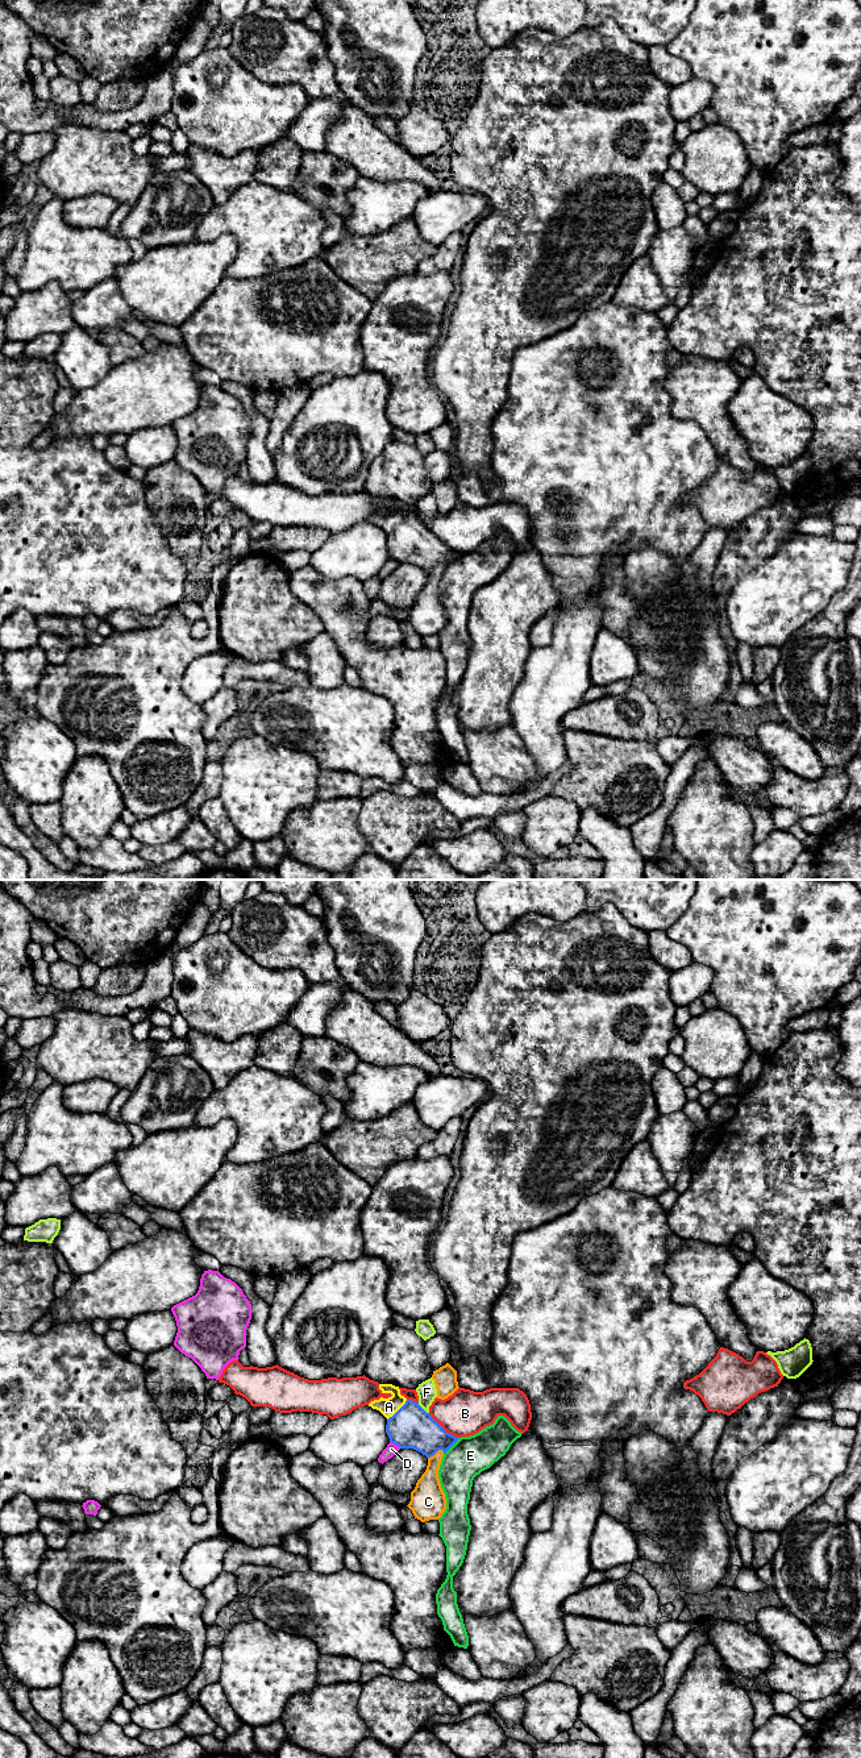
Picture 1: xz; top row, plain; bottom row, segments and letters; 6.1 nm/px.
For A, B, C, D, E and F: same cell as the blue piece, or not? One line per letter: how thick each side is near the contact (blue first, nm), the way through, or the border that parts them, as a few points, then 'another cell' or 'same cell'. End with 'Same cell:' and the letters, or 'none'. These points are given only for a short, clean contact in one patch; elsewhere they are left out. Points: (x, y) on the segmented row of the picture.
A: 260/110 nm | across xz (411, 1426), (398, 1411), (389, 1407) | same cell
B: 260/280 nm | another cell
C: 260/170 nm | another cell
D: 260/70 nm | another cell
E: 240/240 nm | another cell
F: 260/120 nm | along xz (417, 1403), (428, 1413) | another cell
Same cell: A

